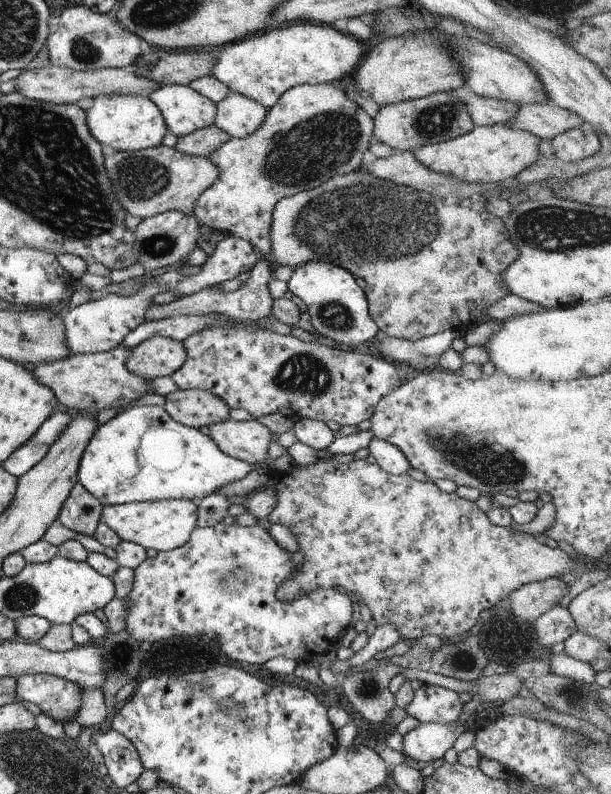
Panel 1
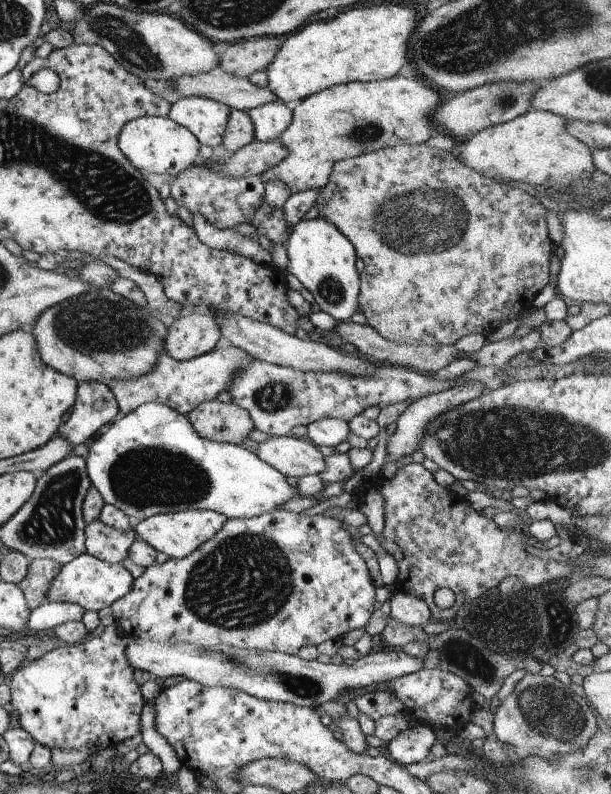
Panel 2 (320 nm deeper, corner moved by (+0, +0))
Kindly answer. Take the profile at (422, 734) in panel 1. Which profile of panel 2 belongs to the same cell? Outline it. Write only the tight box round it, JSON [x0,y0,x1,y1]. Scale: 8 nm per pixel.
[386,725,436,765]

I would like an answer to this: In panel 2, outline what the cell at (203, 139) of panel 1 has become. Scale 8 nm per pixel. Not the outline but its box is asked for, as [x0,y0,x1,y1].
[219,109,254,154]

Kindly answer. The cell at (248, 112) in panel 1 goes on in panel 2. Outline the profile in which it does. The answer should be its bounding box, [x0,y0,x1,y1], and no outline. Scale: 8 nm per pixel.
[247,100,292,142]

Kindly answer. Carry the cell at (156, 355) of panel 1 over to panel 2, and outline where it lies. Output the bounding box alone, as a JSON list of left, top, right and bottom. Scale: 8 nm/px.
[164,310,220,361]

